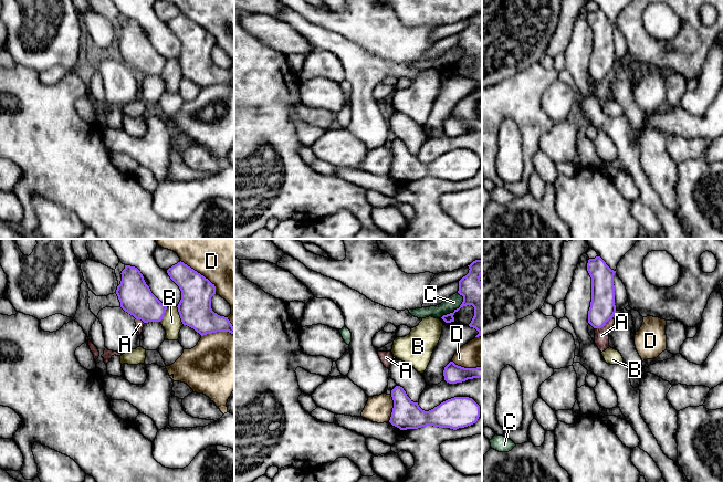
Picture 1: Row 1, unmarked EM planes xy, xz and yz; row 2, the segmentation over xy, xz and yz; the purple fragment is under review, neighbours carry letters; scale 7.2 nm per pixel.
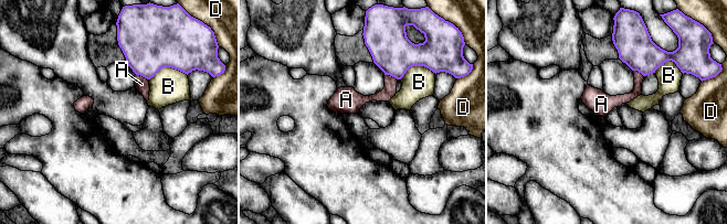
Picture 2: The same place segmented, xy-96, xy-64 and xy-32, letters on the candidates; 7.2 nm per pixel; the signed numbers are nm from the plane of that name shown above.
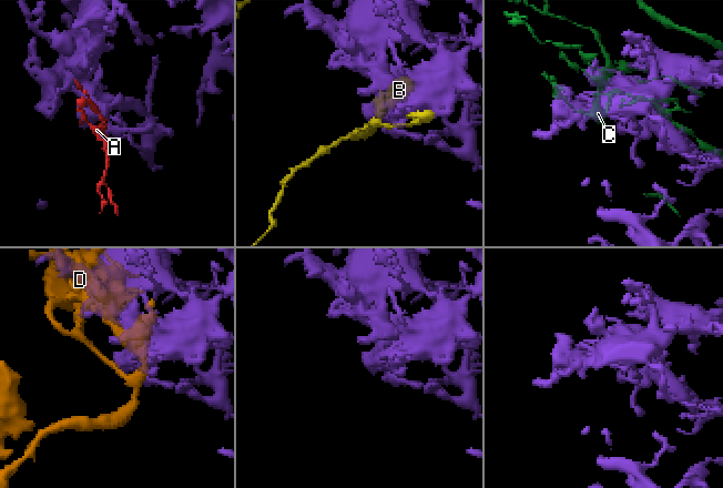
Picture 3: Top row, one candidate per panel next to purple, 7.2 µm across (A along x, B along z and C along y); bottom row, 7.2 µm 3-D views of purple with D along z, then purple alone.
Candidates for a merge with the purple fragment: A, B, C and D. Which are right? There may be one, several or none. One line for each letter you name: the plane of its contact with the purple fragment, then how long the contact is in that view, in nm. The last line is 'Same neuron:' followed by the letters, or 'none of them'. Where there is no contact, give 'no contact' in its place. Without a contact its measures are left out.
Same neuron: none of them

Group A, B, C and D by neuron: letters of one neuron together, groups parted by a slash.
A / B / C / D

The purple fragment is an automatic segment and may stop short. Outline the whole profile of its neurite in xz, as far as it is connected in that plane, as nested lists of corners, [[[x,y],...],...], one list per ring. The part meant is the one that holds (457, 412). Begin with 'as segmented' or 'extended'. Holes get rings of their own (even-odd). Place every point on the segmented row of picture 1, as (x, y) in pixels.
as segmented | [[[402,387],[391,390],[394,408],[389,422],[400,430],[433,426],[457,430],[475,423],[480,417],[480,406],[469,397],[454,397],[441,402],[429,411],[413,402]]]

